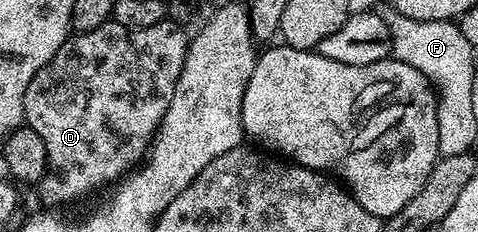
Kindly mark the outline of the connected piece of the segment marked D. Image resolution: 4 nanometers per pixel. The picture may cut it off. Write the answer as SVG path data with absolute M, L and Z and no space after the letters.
M112 20L101 28L93 28L93 32L72 33L65 45L53 56L53 60L49 60L49 64L42 66L37 72L37 76L33 76L33 80L29 80L29 88L25 88L25 100L23 101L23 120L26 125L33 128L33 132L37 132L37 136L41 136L41 144L45 144L47 170L43 174L43 179L37 184L37 190L39 190L40 196L51 205L48 207L59 208L55 206L63 206L66 202L75 202L78 198L83 198L86 194L101 189L102 186L108 185L107 187L110 187L120 178L130 174L144 161L154 136L159 131L161 120L169 108L169 100L173 100L173 92L177 88L181 68L187 59L189 34L186 34L179 26L182 25L165 20L161 24L153 24L153 28L127 30Z

